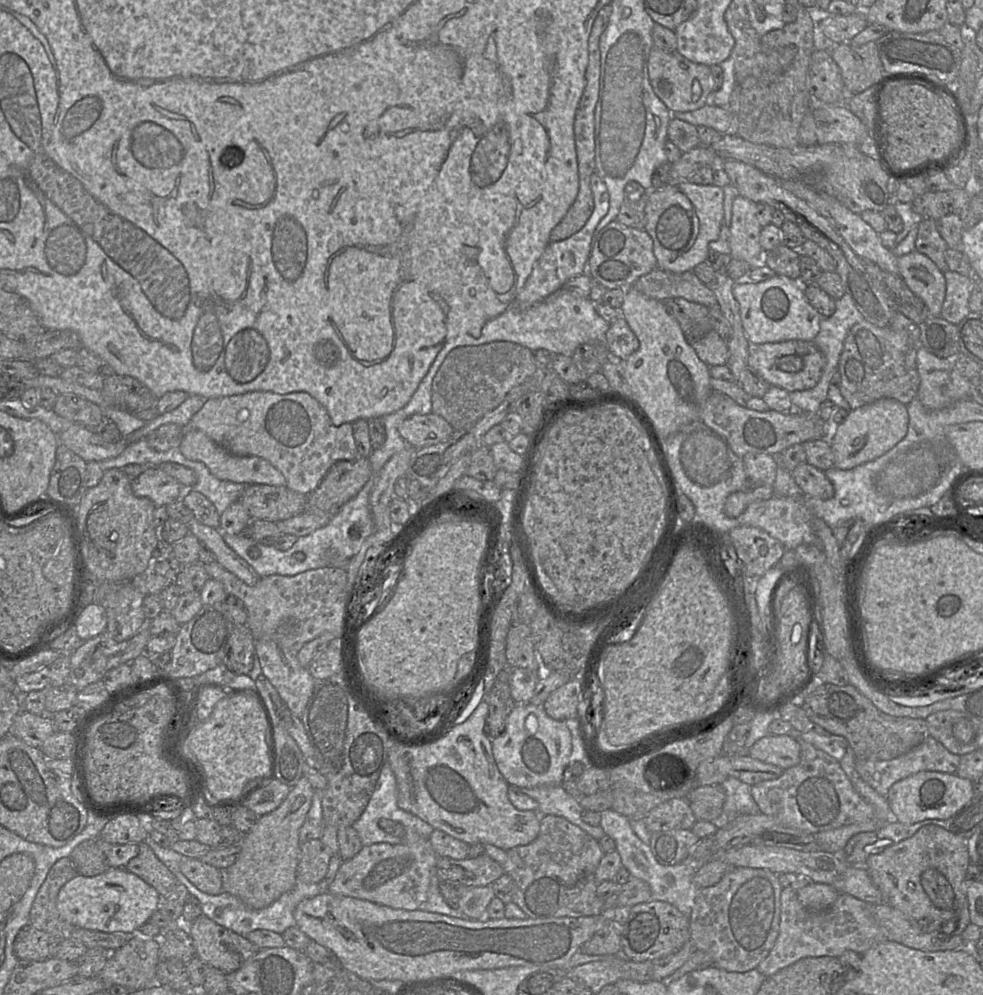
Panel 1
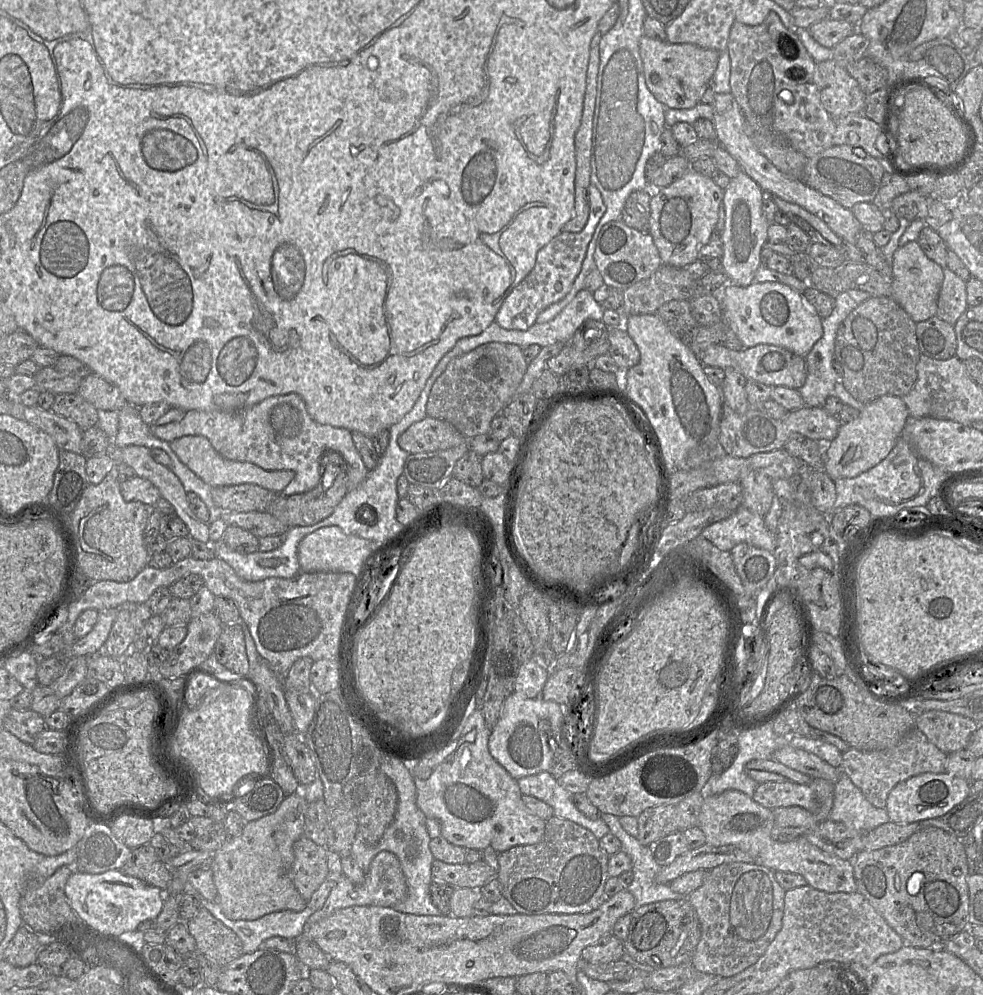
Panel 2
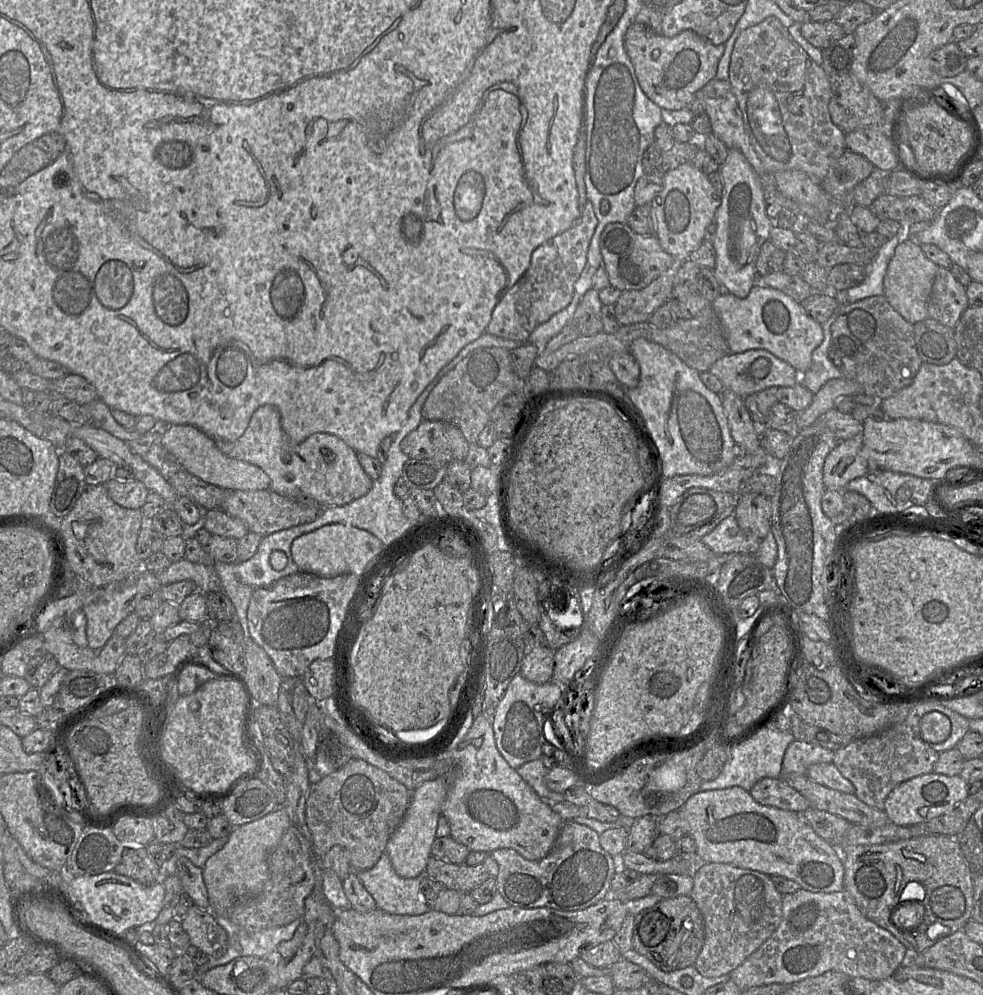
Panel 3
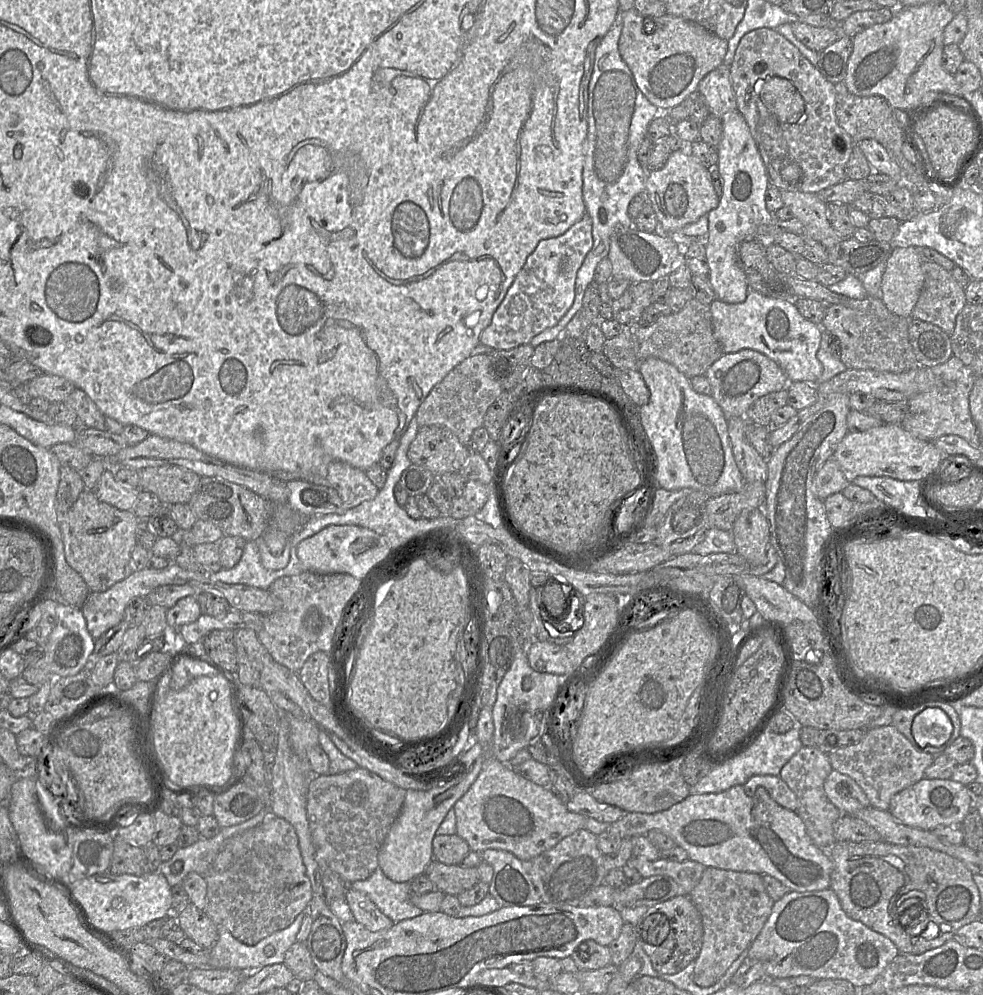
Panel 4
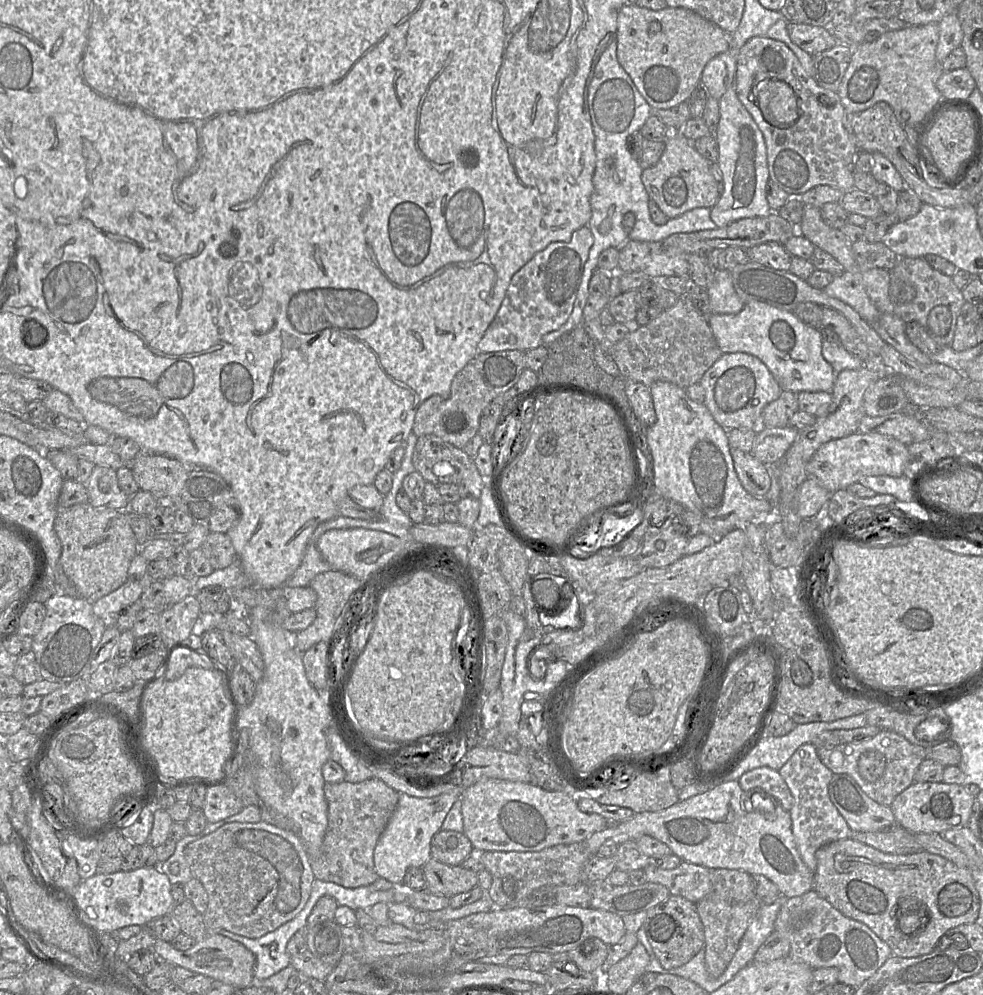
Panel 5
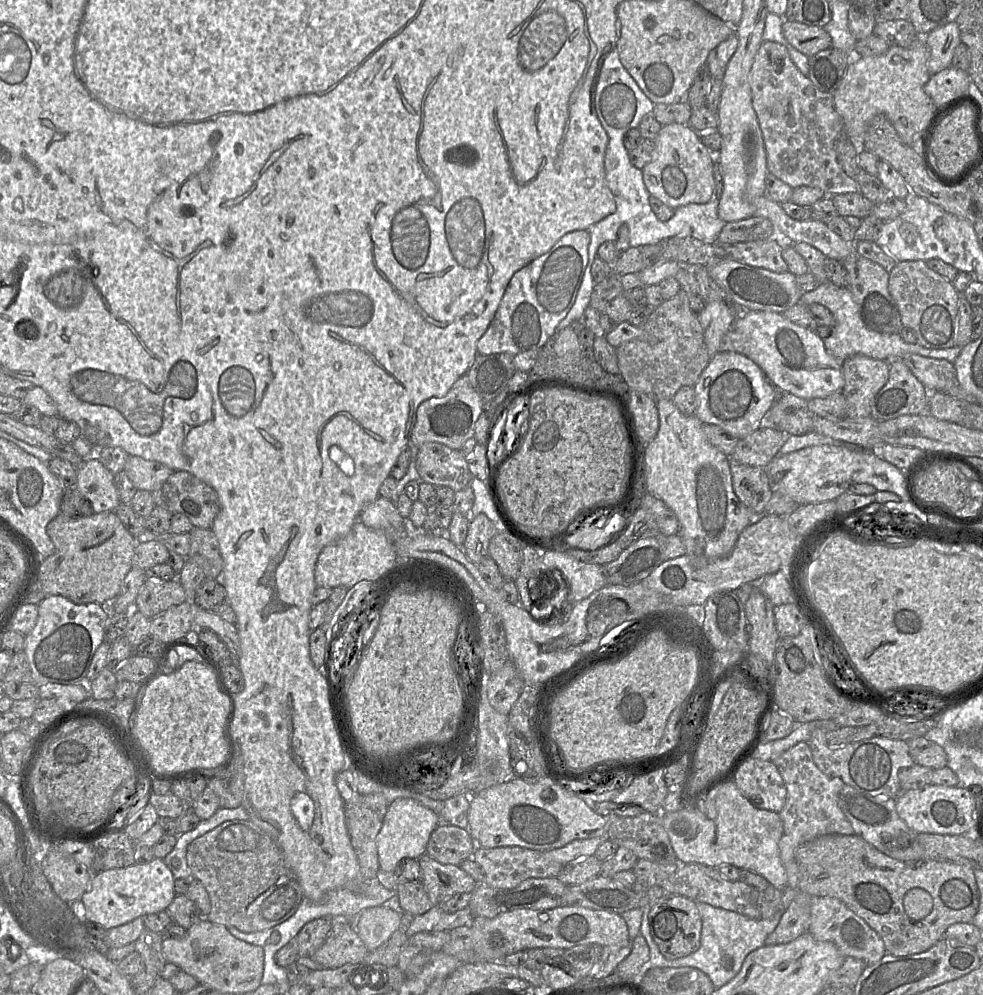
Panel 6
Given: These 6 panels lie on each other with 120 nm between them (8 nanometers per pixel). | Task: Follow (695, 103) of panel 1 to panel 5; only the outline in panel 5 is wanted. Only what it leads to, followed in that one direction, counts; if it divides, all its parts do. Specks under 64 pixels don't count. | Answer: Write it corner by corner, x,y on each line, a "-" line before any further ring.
625,4
618,12
615,38
617,59
654,110
670,109
688,101
693,91
700,85
702,72
707,63
732,47
732,34
686,8
667,6
662,10
653,11
636,4

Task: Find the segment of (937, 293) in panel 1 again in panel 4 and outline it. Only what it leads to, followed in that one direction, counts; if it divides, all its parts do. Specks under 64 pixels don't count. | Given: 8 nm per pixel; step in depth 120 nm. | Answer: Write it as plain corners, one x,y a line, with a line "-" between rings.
914,246
892,251
882,278
882,300
892,313
910,319
925,281
923,262

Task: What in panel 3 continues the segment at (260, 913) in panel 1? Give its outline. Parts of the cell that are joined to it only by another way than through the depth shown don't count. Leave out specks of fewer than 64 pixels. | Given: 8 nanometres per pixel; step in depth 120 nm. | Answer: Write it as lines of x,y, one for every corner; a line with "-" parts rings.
213,913
217,923
222,926
228,936
226,953
219,958
209,956
209,961
197,968
197,979
200,975
217,966
225,965
230,961
245,957
275,957
279,943
292,939
296,929
303,923
303,917
298,918
288,925
248,933
229,919

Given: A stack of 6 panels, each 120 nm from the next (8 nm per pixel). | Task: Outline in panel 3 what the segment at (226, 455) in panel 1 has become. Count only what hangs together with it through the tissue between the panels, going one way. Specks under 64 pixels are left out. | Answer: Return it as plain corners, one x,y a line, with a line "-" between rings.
171,425
162,431
161,444
184,470
208,484
225,490
270,489
270,478
261,468
226,456
217,448
212,438
195,426

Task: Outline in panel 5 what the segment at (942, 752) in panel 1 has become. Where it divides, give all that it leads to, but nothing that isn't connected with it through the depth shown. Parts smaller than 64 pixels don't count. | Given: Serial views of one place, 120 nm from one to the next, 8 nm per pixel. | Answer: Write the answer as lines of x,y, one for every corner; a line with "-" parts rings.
881,730
869,740
818,748
817,752
822,763
834,774
849,775
872,800
889,807
898,794
914,783
914,774
926,759
925,748
888,730

